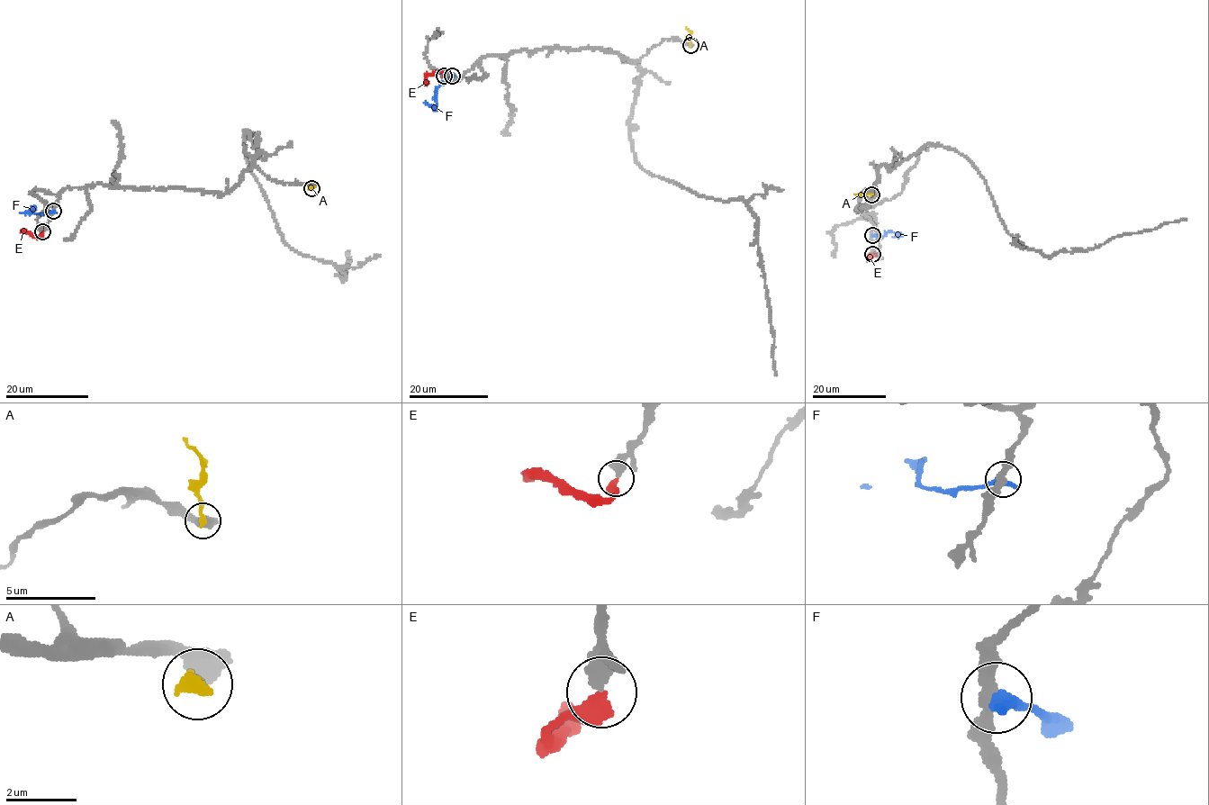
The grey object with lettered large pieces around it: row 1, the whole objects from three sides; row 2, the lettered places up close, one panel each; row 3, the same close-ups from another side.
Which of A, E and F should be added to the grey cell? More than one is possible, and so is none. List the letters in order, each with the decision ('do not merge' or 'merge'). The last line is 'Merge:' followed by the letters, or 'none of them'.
A: do not merge
E: merge
F: do not merge
Merge: E

